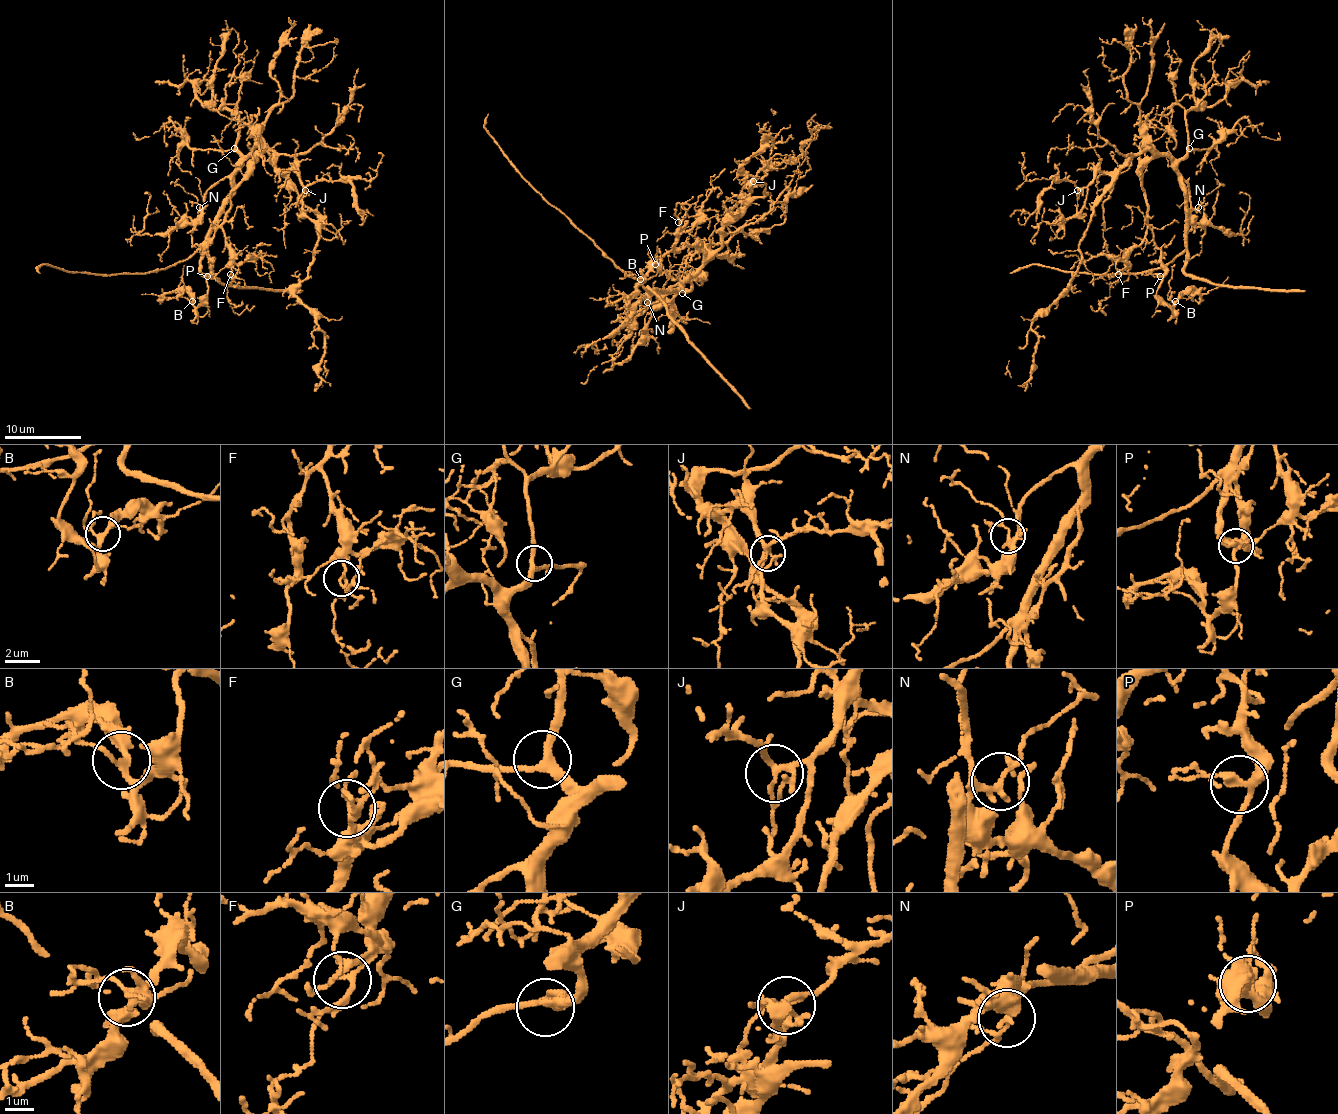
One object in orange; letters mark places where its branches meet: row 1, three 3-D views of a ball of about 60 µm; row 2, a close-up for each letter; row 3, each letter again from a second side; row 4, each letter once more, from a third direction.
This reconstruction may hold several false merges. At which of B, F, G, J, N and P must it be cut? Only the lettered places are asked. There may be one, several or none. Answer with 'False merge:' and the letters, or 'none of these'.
False merge: none of these

